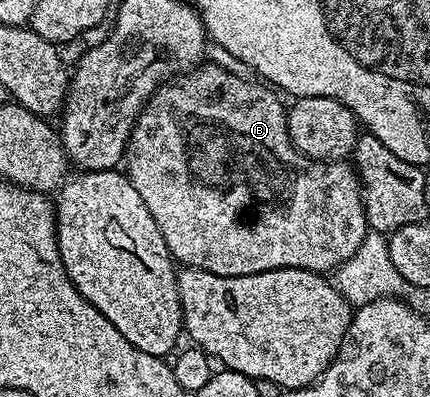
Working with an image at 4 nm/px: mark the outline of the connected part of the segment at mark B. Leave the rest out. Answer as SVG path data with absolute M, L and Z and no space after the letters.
M202 63L188 75L170 80L156 89L133 125L133 134L127 142L127 156L123 161L124 172L135 191L139 191L143 203L147 203L147 211L151 211L174 262L190 269L211 271L211 275L216 277L242 277L272 269L306 269L312 273L328 274L351 259L351 255L359 251L359 243L363 243L365 234L370 232L365 218L365 201L361 197L361 179L354 166L344 160L313 161L303 156L289 138L286 102L281 102L276 97L278 94L268 84L257 79L249 80L248 76L240 77L231 71L223 71L223 67L218 65Z

